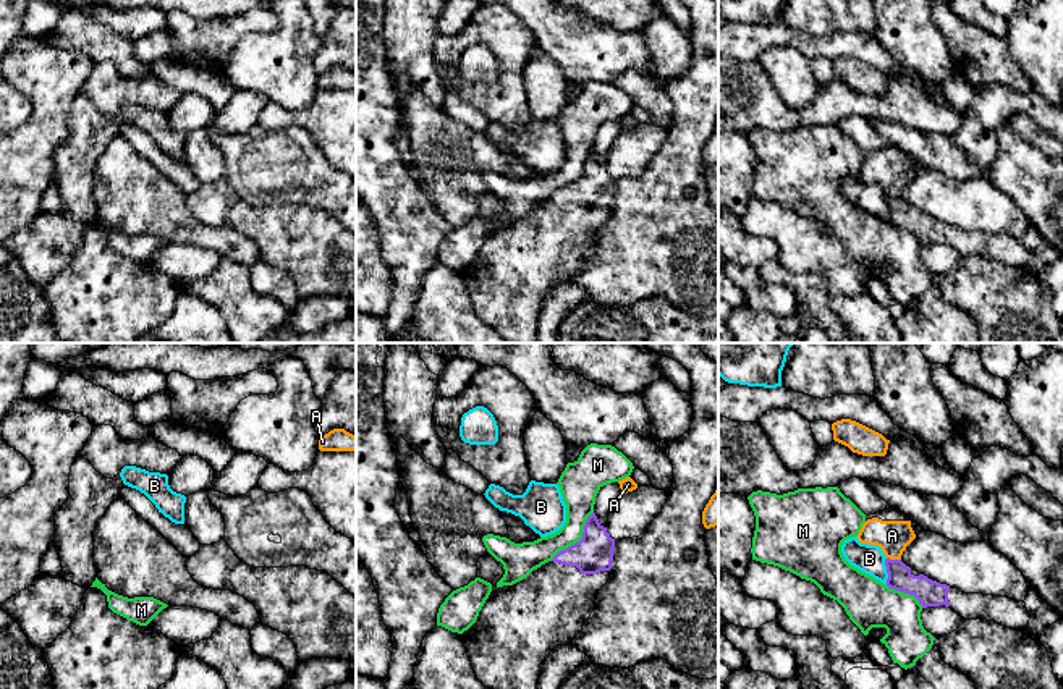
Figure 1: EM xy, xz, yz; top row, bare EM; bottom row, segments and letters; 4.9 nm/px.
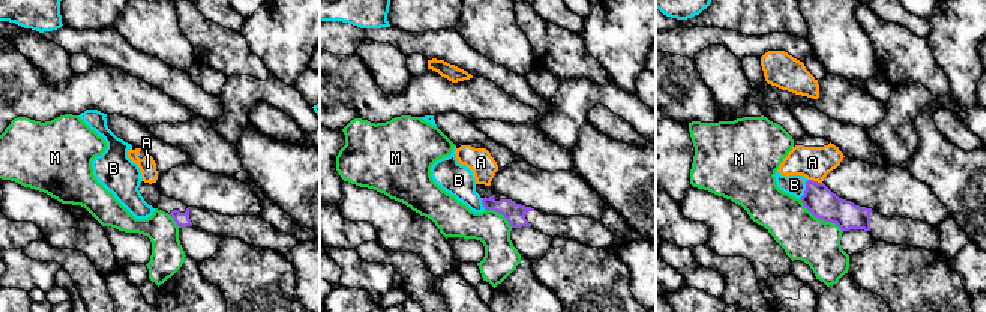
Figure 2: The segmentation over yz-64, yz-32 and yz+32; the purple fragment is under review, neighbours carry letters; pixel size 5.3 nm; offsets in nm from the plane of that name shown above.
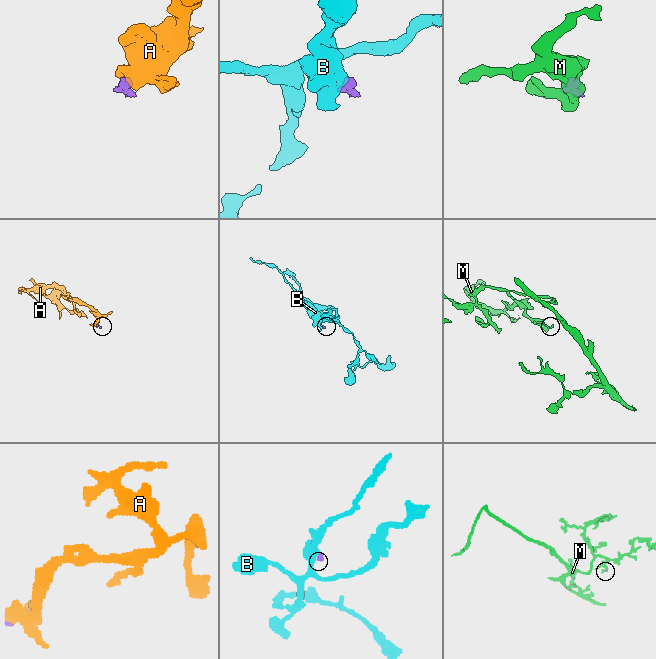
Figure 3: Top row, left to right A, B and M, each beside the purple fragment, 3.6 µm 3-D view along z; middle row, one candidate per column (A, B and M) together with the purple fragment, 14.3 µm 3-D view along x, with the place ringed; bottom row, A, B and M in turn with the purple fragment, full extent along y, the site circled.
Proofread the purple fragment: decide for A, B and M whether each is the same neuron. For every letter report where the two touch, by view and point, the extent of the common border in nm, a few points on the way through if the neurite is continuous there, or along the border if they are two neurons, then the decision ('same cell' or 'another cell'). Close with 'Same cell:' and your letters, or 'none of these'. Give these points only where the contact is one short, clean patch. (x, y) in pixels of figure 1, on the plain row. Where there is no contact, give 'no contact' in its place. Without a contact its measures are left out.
A: yz (893, 198) | 70 nm | along yz (887, 194), (900, 198) | another cell
B: yz (887, 209) | 140 nm | along yz (885, 196), (887, 222) | another cell
M: xz (580, 178) | 320 nm | along xz (592, 149), (583, 173), (550, 198) | another cell
Same cell: none of these

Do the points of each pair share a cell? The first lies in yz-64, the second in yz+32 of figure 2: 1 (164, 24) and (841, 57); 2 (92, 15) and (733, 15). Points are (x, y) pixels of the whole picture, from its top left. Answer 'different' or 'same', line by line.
1: same
2: same

